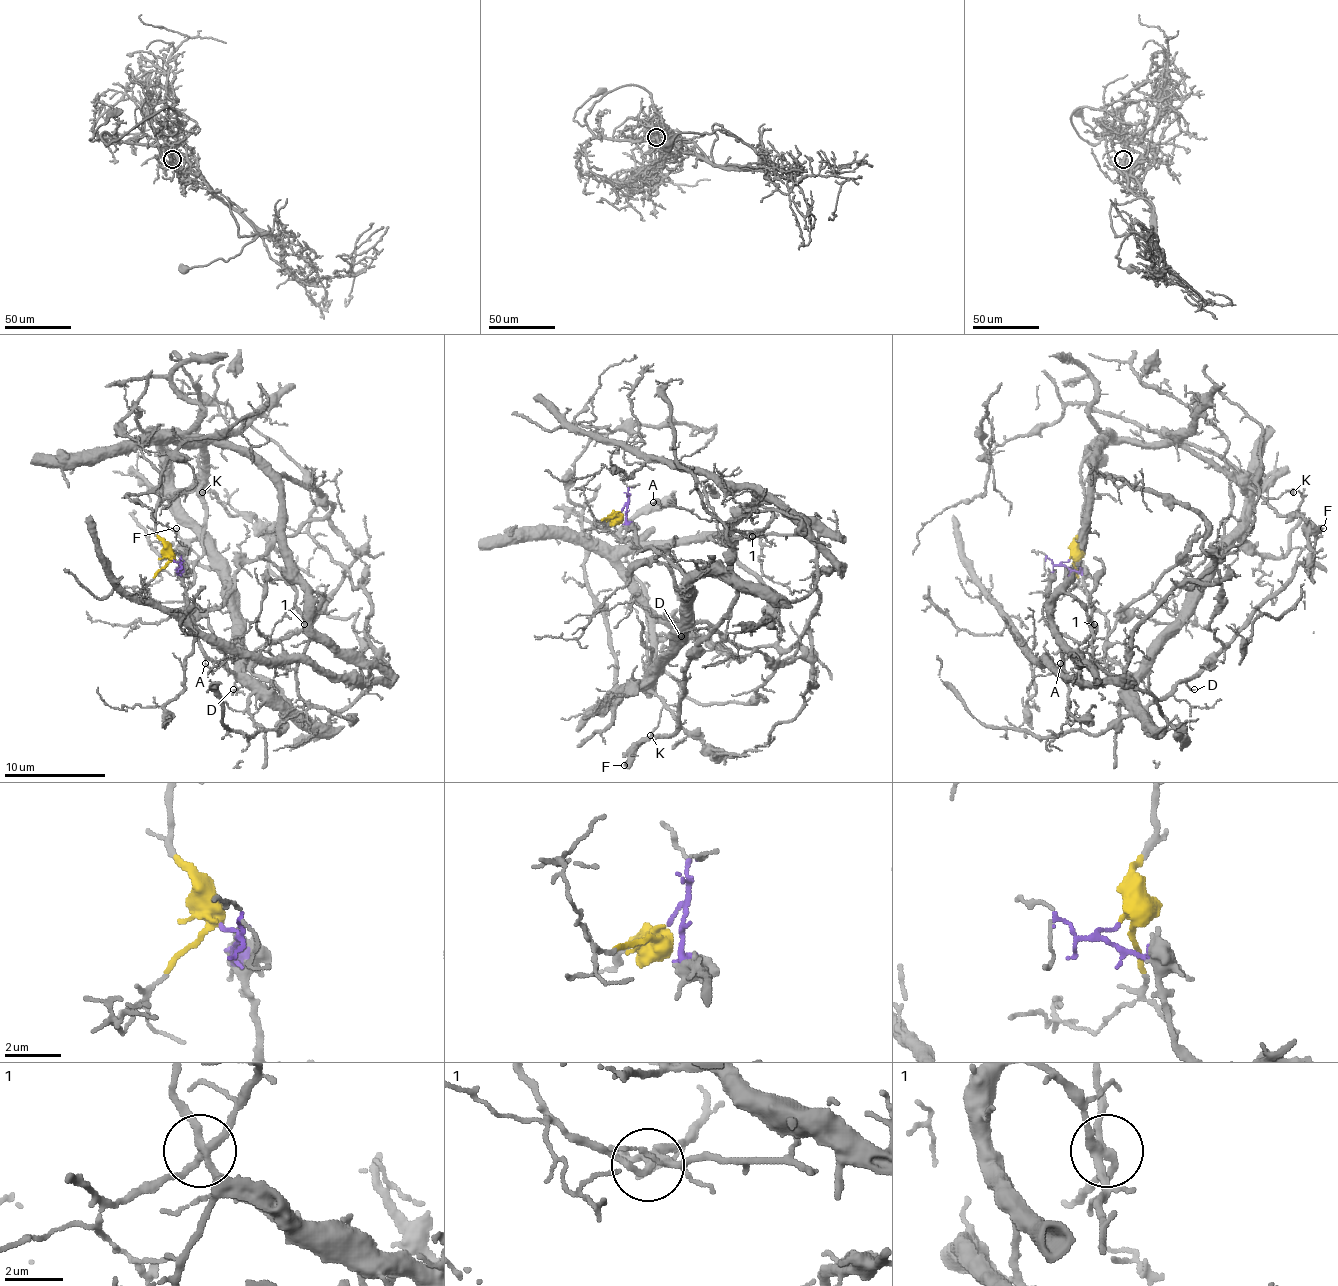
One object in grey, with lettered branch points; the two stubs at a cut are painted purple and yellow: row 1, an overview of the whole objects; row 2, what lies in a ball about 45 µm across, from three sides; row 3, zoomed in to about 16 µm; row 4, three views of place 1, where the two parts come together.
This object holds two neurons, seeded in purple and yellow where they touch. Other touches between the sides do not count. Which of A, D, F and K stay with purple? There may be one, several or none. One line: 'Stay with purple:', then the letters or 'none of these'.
Stay with purple: D, F

